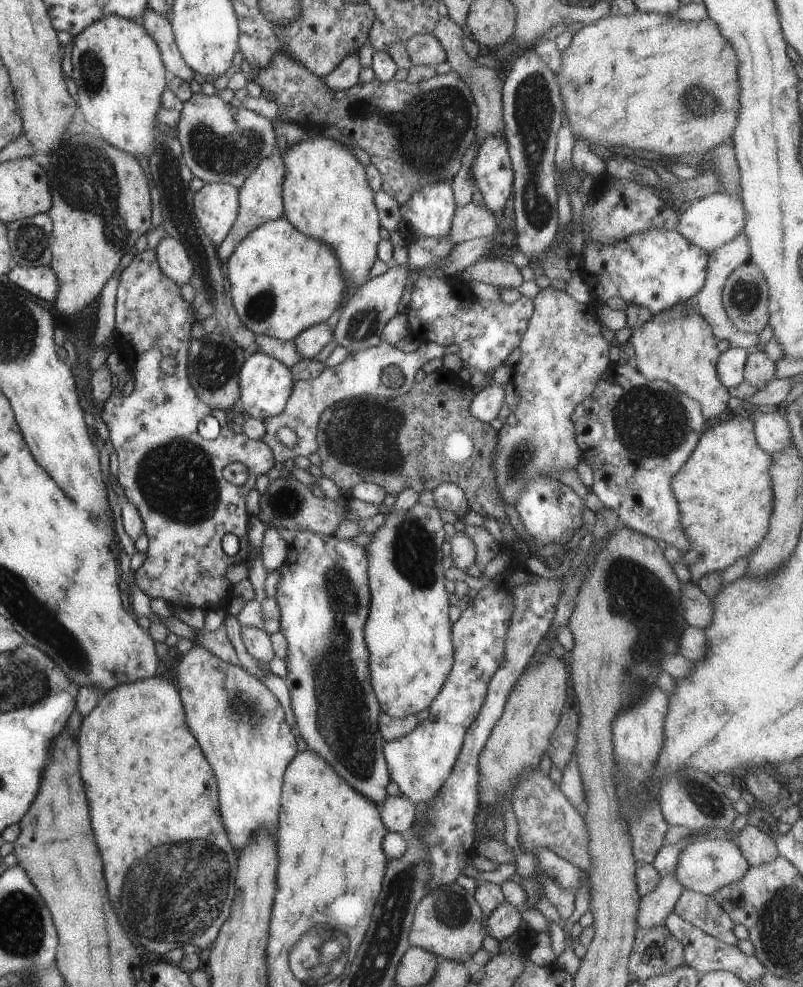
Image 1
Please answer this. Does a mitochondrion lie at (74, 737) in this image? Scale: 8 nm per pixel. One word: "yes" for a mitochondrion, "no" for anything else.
no

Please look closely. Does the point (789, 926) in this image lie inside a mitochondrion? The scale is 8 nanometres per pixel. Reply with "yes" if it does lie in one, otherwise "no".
yes

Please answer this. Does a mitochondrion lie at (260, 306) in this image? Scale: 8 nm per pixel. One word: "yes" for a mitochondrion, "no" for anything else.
yes

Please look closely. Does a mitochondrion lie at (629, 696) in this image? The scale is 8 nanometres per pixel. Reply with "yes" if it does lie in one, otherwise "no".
yes

